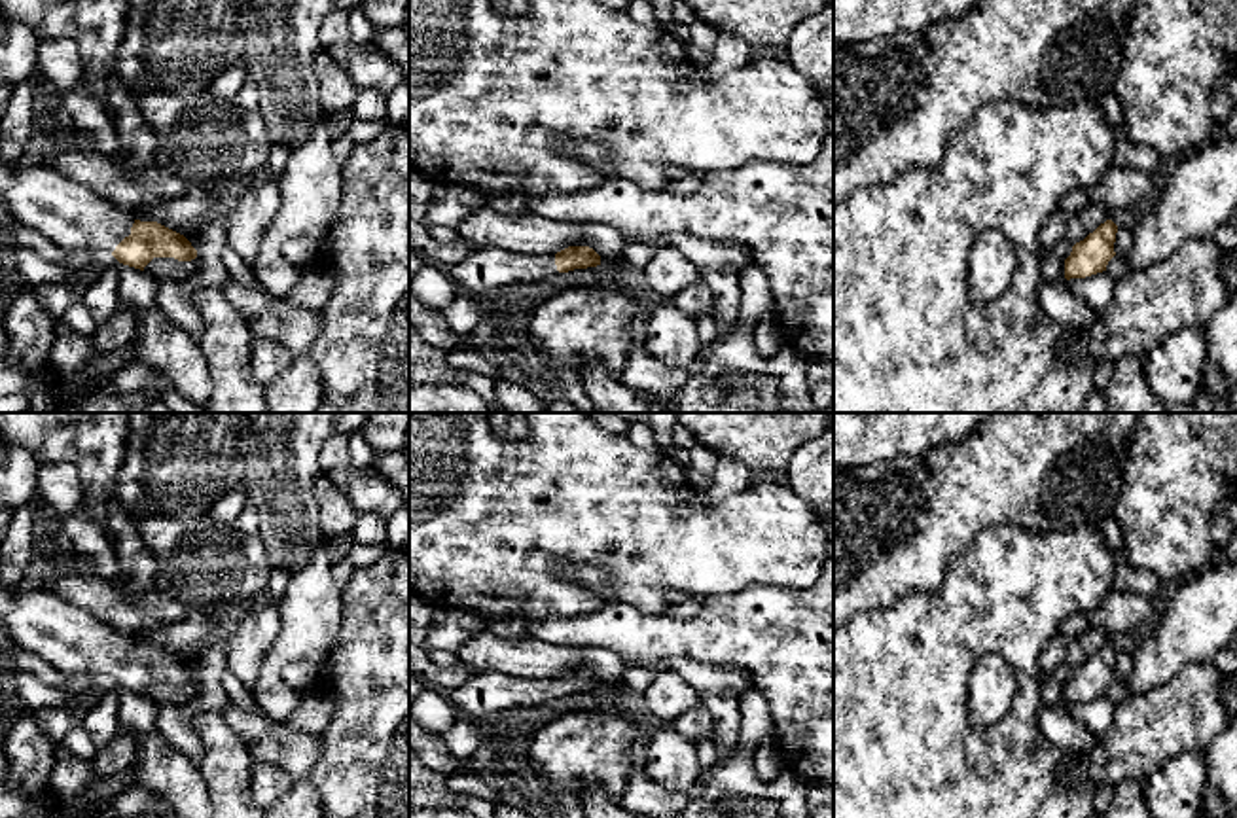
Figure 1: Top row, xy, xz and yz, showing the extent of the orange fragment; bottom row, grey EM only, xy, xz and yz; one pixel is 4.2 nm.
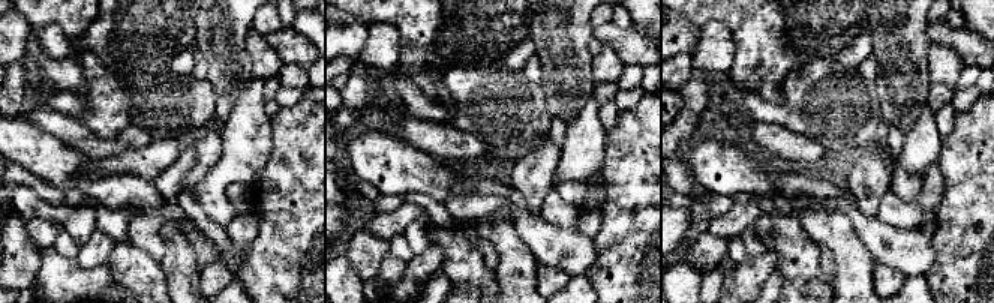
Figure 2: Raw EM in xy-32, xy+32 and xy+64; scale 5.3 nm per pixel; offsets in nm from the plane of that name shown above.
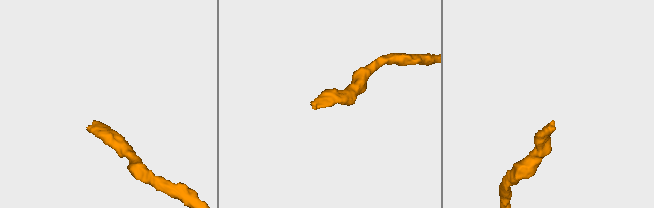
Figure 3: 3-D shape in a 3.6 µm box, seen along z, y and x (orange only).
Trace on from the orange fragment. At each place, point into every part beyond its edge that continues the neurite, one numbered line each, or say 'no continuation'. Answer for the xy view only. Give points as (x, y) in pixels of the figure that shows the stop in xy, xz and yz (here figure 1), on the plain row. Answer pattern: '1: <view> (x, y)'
1: xy (67, 637)

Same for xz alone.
1: xz (484, 693)

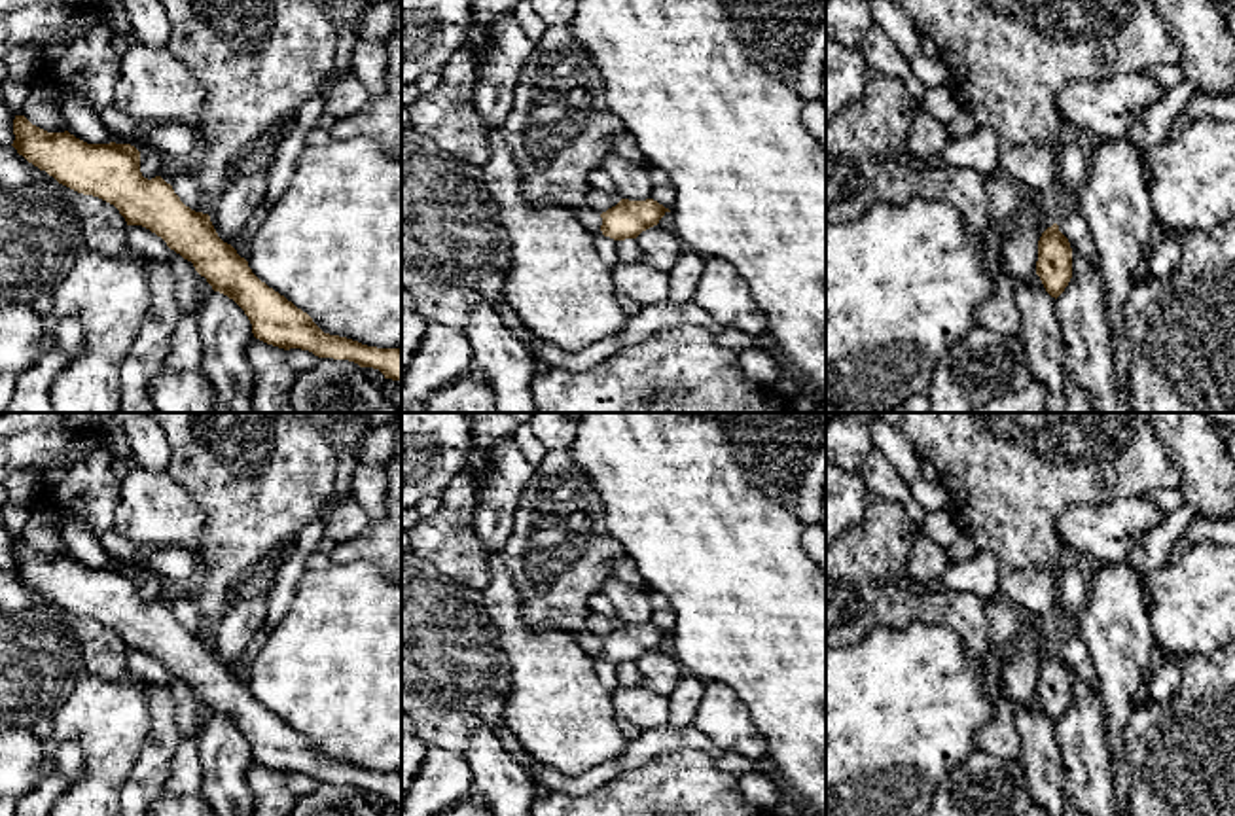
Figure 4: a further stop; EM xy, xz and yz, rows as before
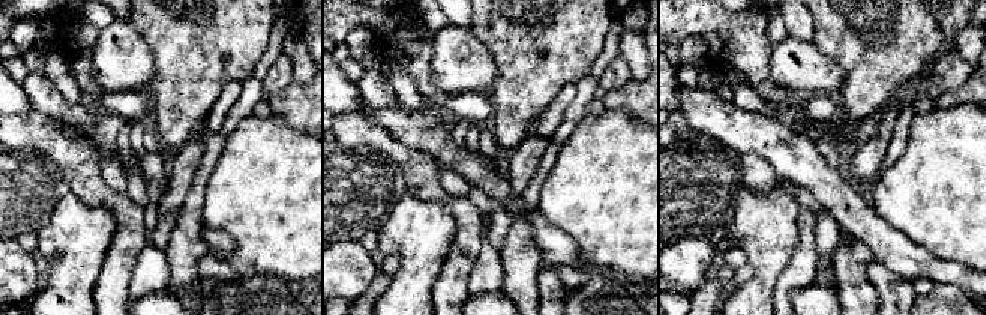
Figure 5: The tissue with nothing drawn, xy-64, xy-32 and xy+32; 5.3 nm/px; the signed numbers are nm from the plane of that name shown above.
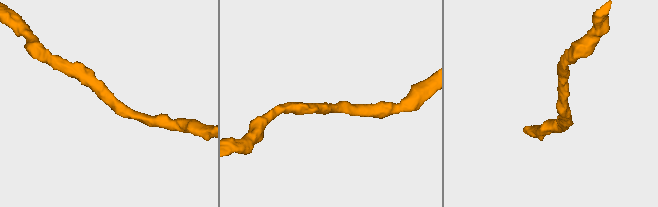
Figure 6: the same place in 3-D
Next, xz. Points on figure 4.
no continuation

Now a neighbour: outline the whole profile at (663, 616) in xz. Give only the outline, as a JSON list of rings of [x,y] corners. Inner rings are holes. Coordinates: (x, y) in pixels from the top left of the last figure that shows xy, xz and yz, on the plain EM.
[[[648,591],[648,598],[652,606],[652,623],[671,634],[676,623],[676,613],[671,602],[655,591]]]

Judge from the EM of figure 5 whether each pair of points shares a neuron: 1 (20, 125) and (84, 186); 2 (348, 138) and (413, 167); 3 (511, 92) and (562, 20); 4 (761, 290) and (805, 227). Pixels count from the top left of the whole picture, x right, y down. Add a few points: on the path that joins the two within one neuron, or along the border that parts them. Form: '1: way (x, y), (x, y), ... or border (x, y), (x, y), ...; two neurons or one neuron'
1: way (38, 132), (75, 168); one neuron
2: way (365, 138), (378, 138), (396, 152); one neuron
3: way (529, 74), (535, 62), (535, 48), (544, 38); one neuron
4: border (802, 209), (797, 218), (797, 243), (784, 267); two neurons

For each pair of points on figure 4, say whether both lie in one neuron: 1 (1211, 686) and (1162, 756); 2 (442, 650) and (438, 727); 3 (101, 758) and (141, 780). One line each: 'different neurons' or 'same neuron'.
1: same neuron
2: same neuron
3: different neurons

